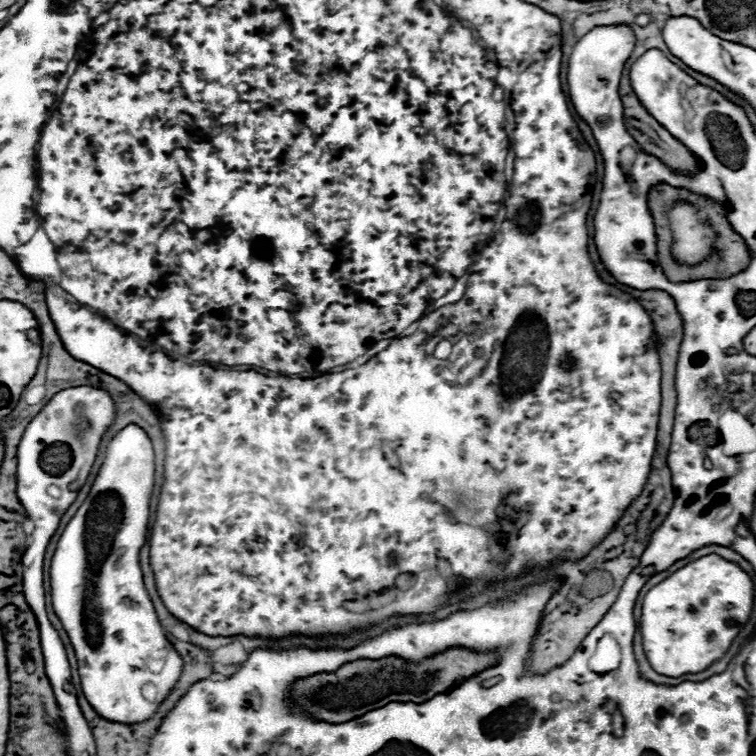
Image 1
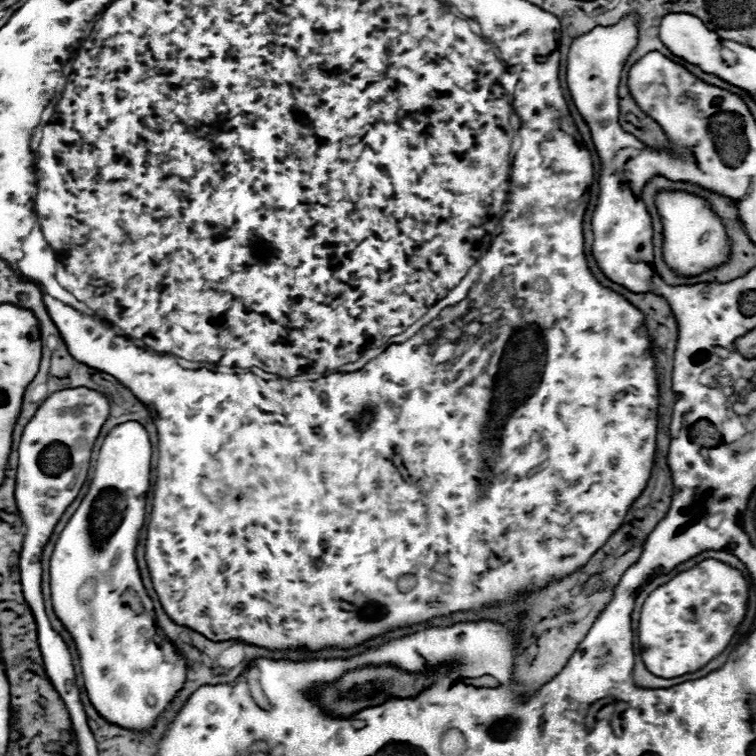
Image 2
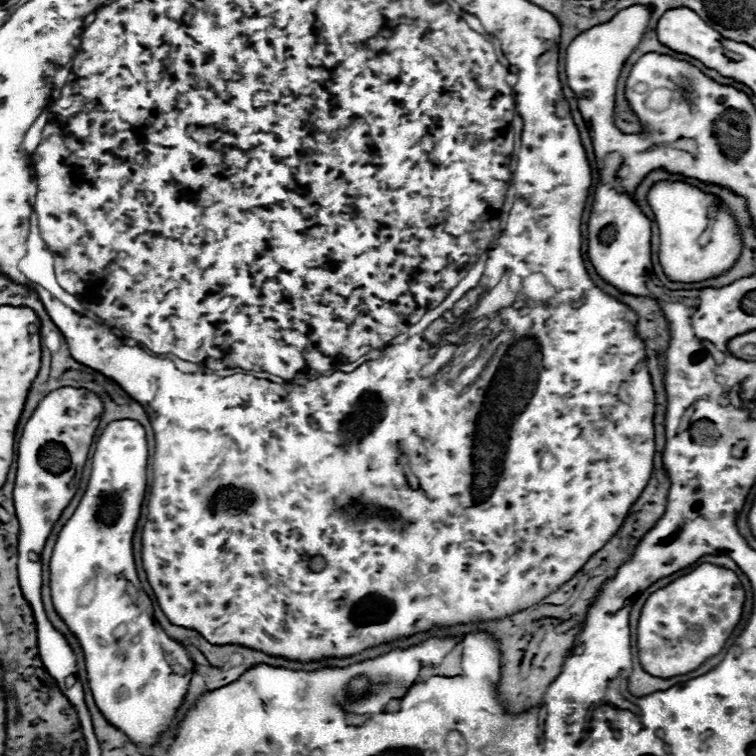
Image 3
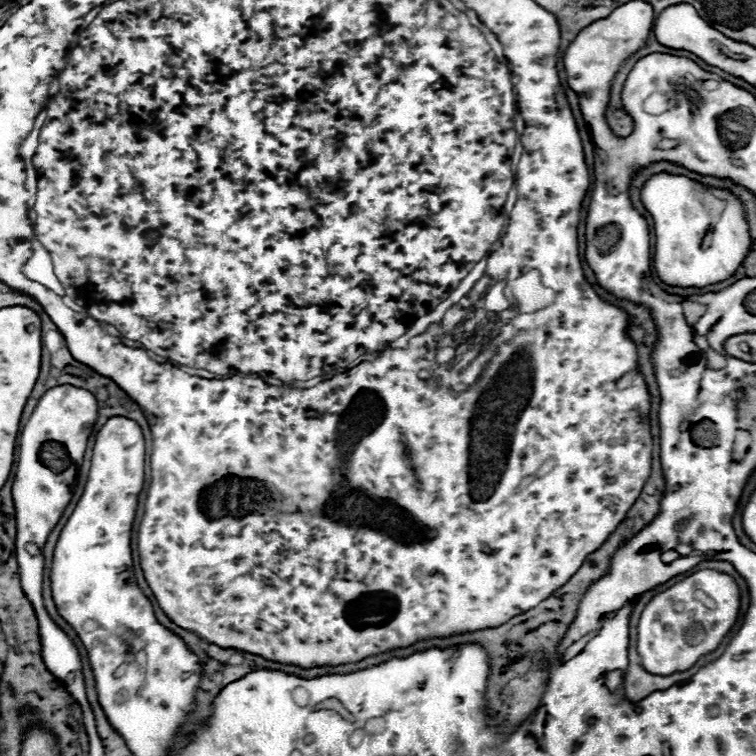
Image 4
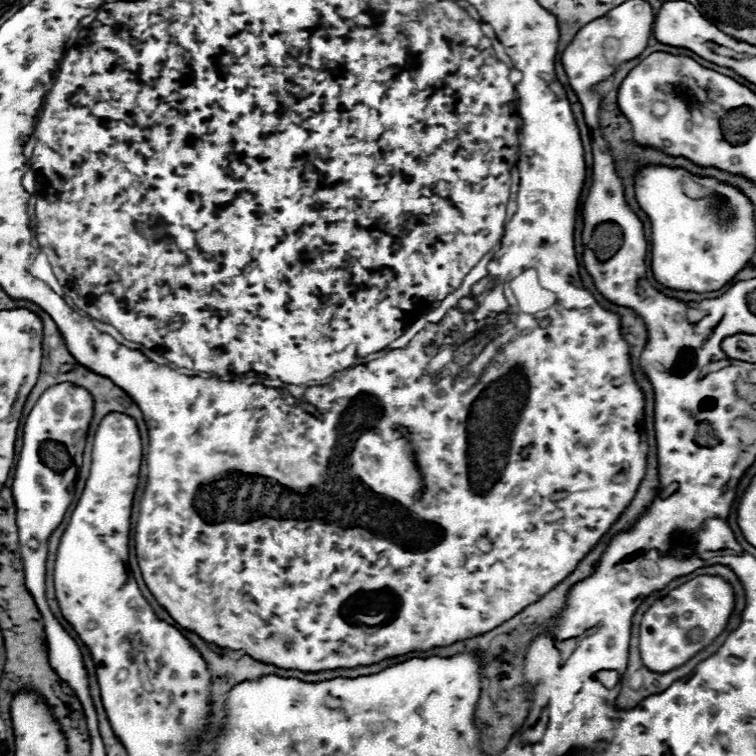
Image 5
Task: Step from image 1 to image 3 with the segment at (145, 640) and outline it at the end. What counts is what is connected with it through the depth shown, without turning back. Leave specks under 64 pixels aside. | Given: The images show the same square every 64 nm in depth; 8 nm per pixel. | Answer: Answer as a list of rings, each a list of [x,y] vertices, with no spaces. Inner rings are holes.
[[[136,420],[110,422],[96,442],[88,488],[76,512],[60,530],[54,554],[50,558],[52,602],[58,616],[68,624],[82,644],[94,700],[98,708],[102,708],[106,720],[116,728],[122,728],[122,732],[126,732],[130,742],[140,752],[150,752],[160,736],[168,730],[172,718],[178,714],[178,708],[186,698],[190,678],[194,674],[194,660],[186,656],[186,648],[172,638],[166,640],[160,636],[162,632],[154,620],[152,602],[140,590],[140,580],[134,568],[132,536],[146,492],[146,464],[148,444],[144,428]],[[128,586],[134,586],[134,596],[128,594]]]

